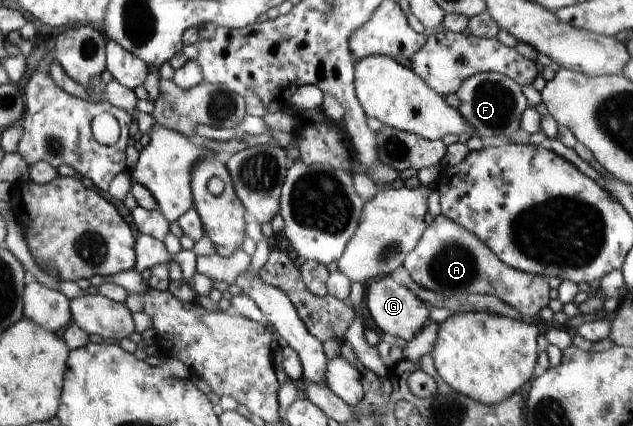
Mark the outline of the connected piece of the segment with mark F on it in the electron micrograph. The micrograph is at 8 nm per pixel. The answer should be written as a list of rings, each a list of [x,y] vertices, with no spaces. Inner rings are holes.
[[[500,73],[472,75],[462,86],[459,86],[455,94],[459,102],[457,111],[480,138],[496,138],[496,136],[510,138],[520,130],[522,113],[529,107],[522,93],[522,87]]]

